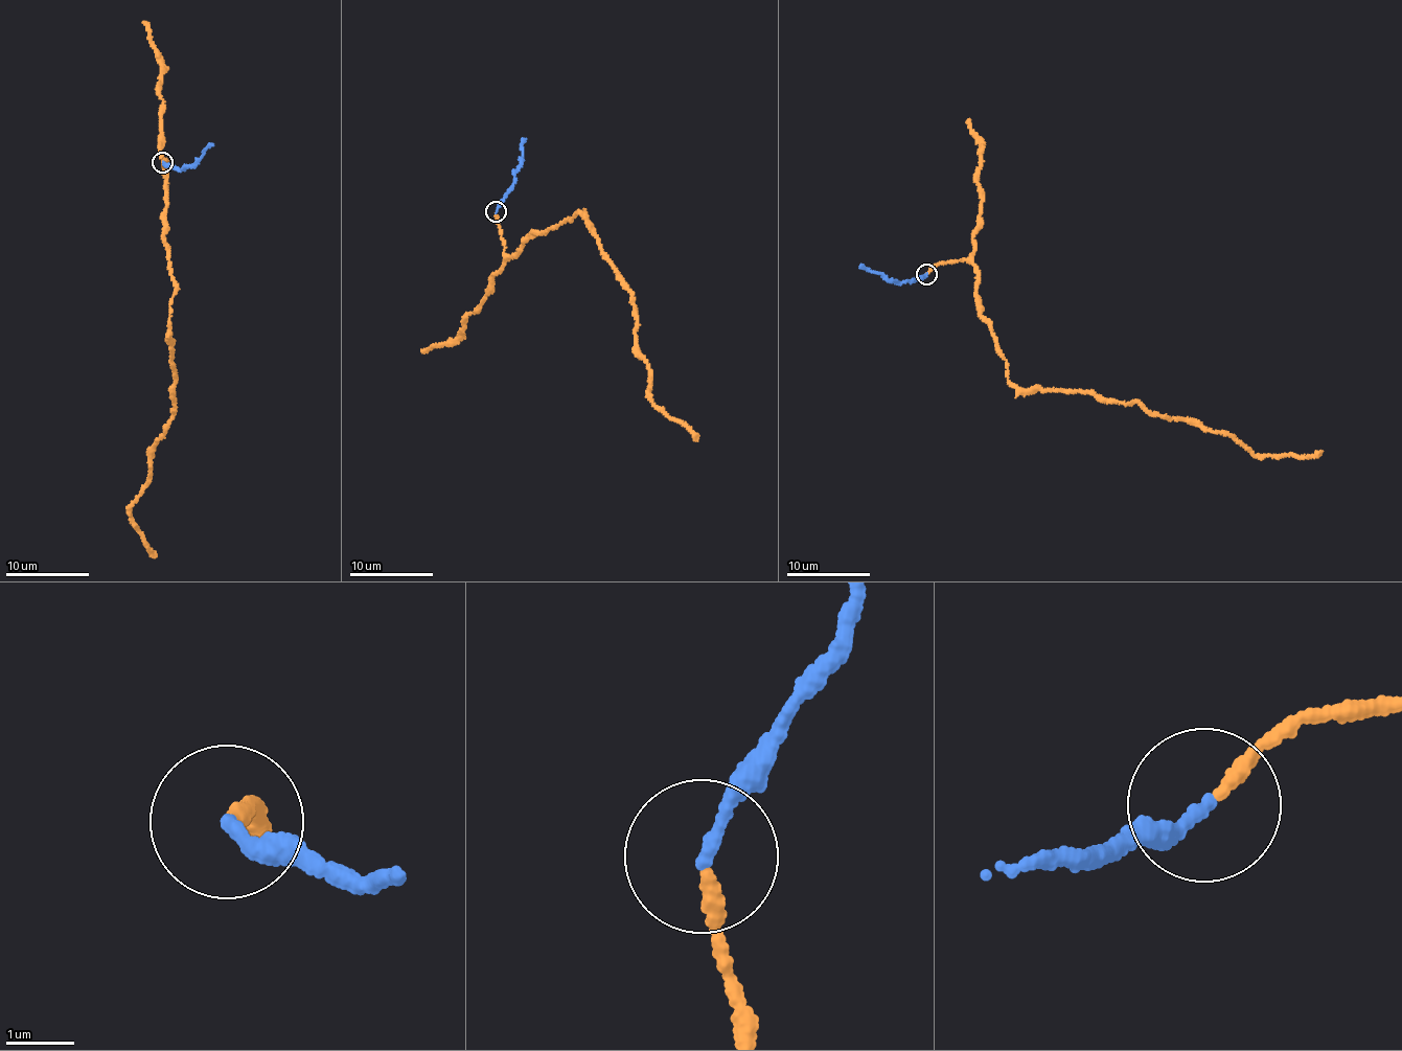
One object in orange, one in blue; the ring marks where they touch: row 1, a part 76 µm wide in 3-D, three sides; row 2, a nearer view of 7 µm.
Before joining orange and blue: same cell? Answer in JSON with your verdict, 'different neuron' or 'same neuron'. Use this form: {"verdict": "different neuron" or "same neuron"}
{"verdict": "same neuron"}

